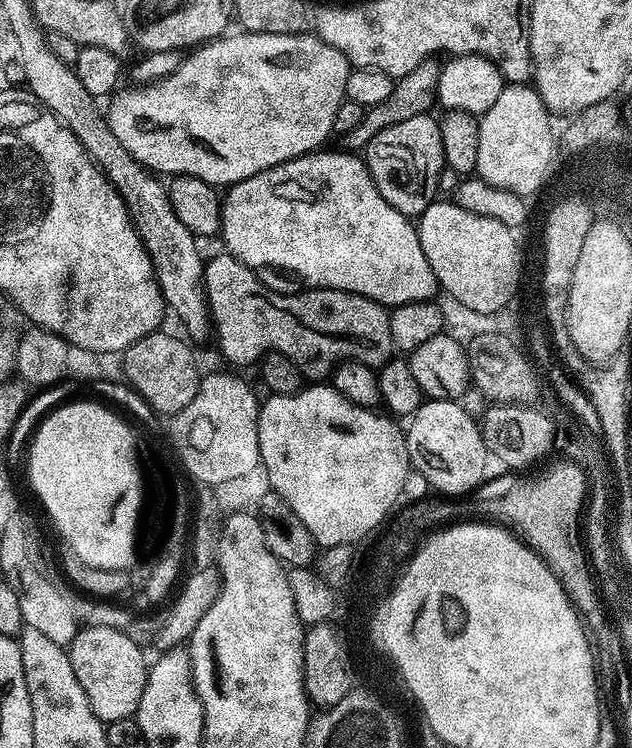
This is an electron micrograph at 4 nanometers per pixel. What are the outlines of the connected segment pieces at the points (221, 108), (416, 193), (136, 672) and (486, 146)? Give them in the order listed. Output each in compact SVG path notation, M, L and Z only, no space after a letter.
M243 30L237 33L237 36L225 34L217 39L209 40L206 44L201 44L199 48L181 59L178 70L174 70L174 74L170 74L164 80L157 80L154 84L135 87L132 90L134 92L126 92L122 96L117 95L111 101L113 104L106 108L110 130L114 130L114 138L118 138L118 142L122 142L126 150L130 150L130 154L139 164L157 174L169 172L169 177L172 178L193 176L202 178L202 182L213 186L221 186L220 184L231 186L246 178L254 178L254 174L262 174L262 170L270 170L282 162L304 156L307 152L323 149L327 145L324 143L327 142L328 136L333 135L334 114L338 114L338 106L346 98L346 78L350 71L348 59L338 50L334 50L334 46L330 46L315 34L291 36L290 34L266 34Z
M425 114L386 126L382 134L374 134L367 148L363 149L362 159L382 198L386 198L386 202L390 202L390 206L394 206L394 210L403 216L419 218L437 199L438 174L446 166L439 119Z
M88 624L77 631L76 637L66 648L70 666L78 677L78 686L86 690L90 710L105 725L115 720L131 720L142 702L142 690L146 690L146 678L150 667L144 661L144 652L125 629L101 624Z
M508 84L502 90L502 94L498 94L494 106L490 106L490 110L486 110L484 115L479 117L478 162L475 175L502 190L510 190L519 196L531 198L544 183L543 188L549 183L550 177L553 175L552 159L556 156L558 136L557 133L556 136L552 133L551 118L553 119L549 108L544 105L544 100L535 87L528 84Z

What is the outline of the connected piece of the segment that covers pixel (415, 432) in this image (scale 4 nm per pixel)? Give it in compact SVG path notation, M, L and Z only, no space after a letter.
M425 399L407 421L406 439L408 463L426 478L429 489L448 498L460 498L465 494L475 493L477 491L475 488L485 483L482 469L485 467L486 454L489 450L484 444L484 433L477 417L465 412L463 406L456 400Z

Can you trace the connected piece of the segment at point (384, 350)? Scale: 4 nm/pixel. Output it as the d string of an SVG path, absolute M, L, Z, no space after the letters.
M223 254L224 256L216 256L213 260L209 259L204 266L204 294L208 301L208 311L210 313L210 324L214 329L214 336L216 332L216 344L220 347L220 352L229 360L237 369L244 368L247 364L252 364L261 359L269 350L280 352L286 358L292 360L296 365L297 370L301 376L307 378L312 382L320 382L331 373L332 369L336 367L341 360L357 360L363 364L371 364L373 366L381 366L391 360L394 356L394 345L392 342L392 335L390 334L390 322L388 321L389 313L386 311L385 305L375 304L370 298L359 296L353 292L343 292L342 290L334 290L333 288L313 288L309 287L308 292L300 292L297 296L283 296L280 292L275 292L272 288L267 288L262 281L259 280L257 273L248 265L243 264L236 256L231 254Z

